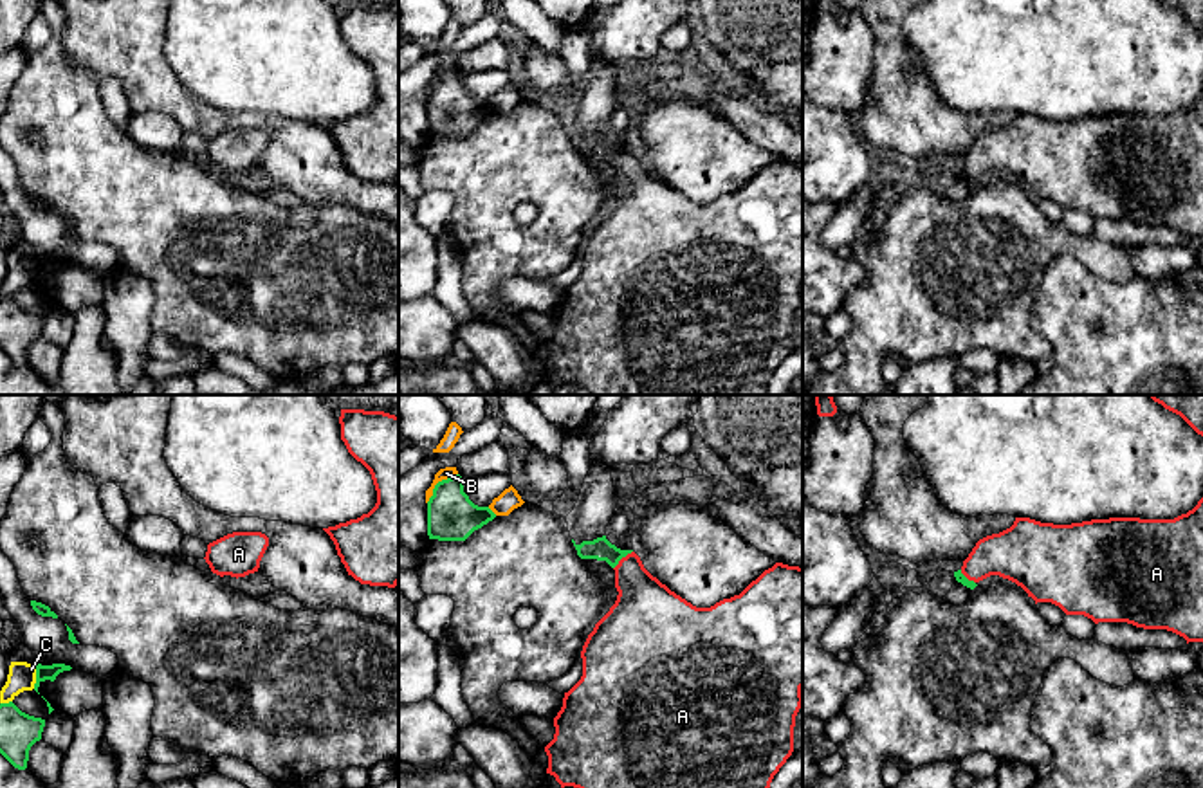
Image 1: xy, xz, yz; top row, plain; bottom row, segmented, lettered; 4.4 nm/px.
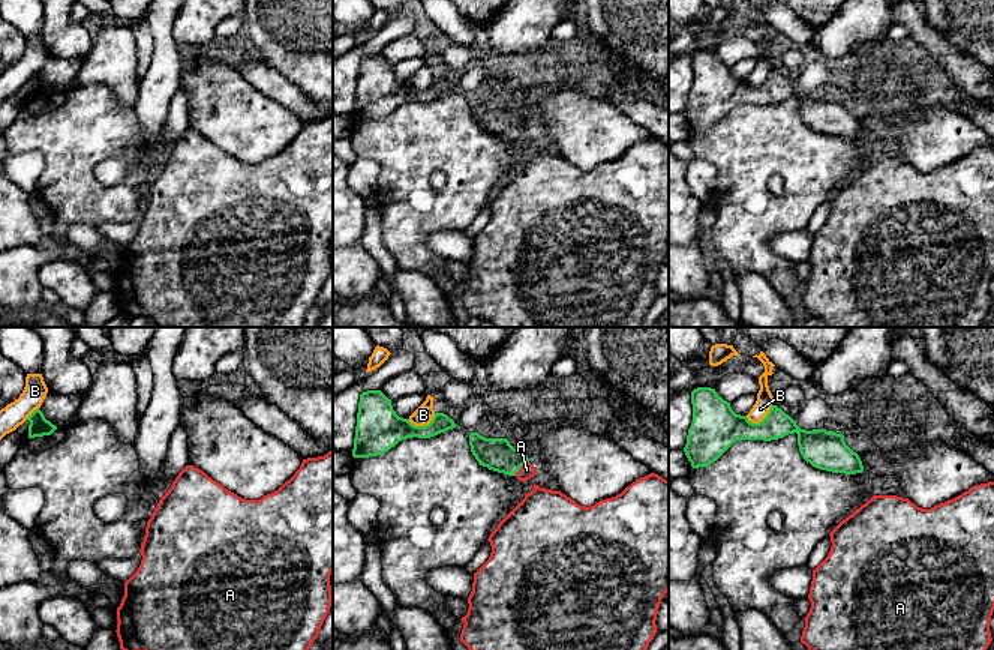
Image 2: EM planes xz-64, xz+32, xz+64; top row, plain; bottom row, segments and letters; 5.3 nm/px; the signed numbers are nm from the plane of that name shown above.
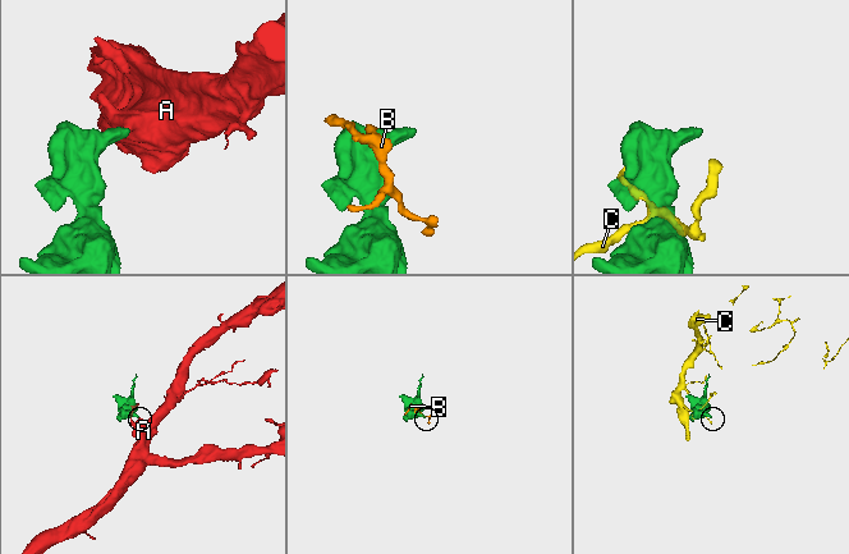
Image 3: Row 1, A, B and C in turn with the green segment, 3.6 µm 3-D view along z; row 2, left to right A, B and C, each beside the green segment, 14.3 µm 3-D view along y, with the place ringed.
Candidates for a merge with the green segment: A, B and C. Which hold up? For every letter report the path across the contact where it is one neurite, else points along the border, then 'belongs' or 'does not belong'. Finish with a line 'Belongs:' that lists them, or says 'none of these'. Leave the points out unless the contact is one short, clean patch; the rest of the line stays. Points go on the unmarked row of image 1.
A: runs through xz (601, 145), (621, 154), (628, 163), (644, 204); belongs
B: does not belong
C: does not belong
Belongs: A

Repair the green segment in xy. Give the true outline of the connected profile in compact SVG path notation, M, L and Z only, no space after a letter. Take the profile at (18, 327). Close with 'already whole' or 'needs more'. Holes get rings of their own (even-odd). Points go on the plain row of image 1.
M13 298L0 299L0 350L18 366L27 364L31 343L41 335L45 316L22 308Z | already whole

